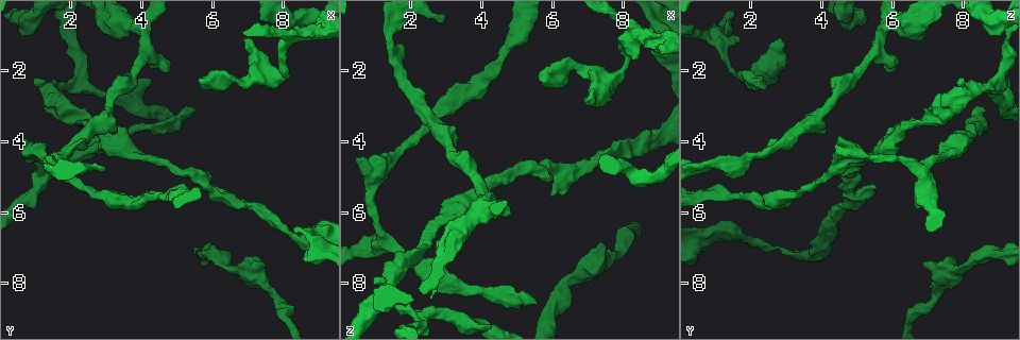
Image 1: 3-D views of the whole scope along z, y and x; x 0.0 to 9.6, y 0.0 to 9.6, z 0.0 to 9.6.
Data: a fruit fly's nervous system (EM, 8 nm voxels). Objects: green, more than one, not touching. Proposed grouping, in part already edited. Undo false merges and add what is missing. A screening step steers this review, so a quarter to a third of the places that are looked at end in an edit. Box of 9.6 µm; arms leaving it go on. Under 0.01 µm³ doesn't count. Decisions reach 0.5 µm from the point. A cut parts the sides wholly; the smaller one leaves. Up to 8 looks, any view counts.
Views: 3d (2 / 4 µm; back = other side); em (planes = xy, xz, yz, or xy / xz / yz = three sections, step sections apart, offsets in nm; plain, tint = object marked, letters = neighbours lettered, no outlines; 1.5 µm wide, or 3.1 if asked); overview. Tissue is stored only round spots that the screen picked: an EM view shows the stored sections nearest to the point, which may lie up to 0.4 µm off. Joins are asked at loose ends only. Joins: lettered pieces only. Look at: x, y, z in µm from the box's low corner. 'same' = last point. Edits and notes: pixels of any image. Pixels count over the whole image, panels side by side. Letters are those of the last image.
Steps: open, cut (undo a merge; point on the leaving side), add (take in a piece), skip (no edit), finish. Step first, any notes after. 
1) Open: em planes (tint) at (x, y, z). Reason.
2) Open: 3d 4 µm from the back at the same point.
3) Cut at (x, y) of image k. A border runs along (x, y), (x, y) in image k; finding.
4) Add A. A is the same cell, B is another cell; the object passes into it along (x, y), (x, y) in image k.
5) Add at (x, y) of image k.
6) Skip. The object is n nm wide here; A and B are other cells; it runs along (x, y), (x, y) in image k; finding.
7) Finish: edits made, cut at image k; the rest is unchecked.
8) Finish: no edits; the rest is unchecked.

Open: em planes (letters) at (6.95, 1.10, 2.85). Branch stops here.

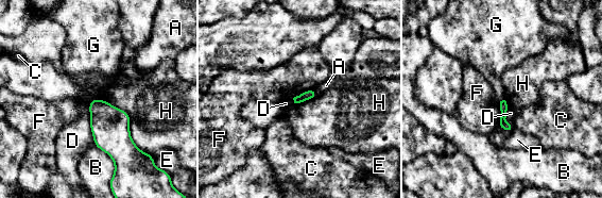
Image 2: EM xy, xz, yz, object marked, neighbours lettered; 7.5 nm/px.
Skip. A, B, C, D, E, F, G and H are other cells; none of them fits.

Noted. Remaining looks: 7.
Open: em planes (letters) at (4.05, 1.45, 5.55). Three-way junction.

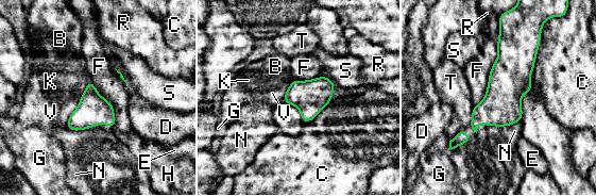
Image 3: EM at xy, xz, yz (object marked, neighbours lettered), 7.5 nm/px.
Skip. The object is 190 nm wide here; B, C, D, E, F, G, H, K, N, R, S, T and V are other cells; a border runs along (521, 119), (510, 125), (491, 127) in image 3; one cell here.

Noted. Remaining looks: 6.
Open: 3d 2 µm at (5.55, 3.05, 8.50).

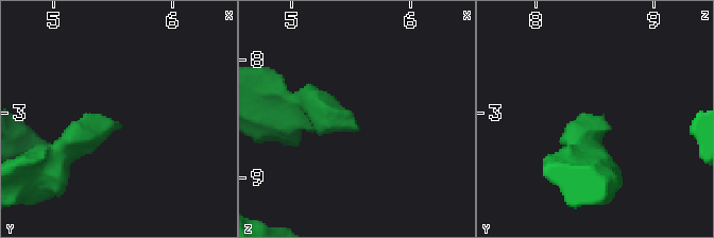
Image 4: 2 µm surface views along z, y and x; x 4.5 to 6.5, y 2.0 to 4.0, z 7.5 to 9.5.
Open: em planes (letters) at (5.52, 3.08, 8.58). Need the tissue.

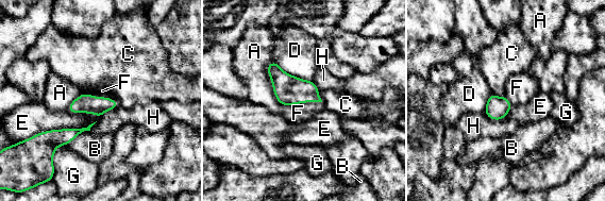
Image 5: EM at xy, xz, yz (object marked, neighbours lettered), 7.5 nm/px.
Add F. F is the same cell, A, B, C, D, E, G and H are other cells; the object passes into it along (288, 89), (303, 102), (298, 113) in image 5; it goes on there.

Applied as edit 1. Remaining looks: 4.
Finish: edits made, add at image 5; the rest is unchecked.

